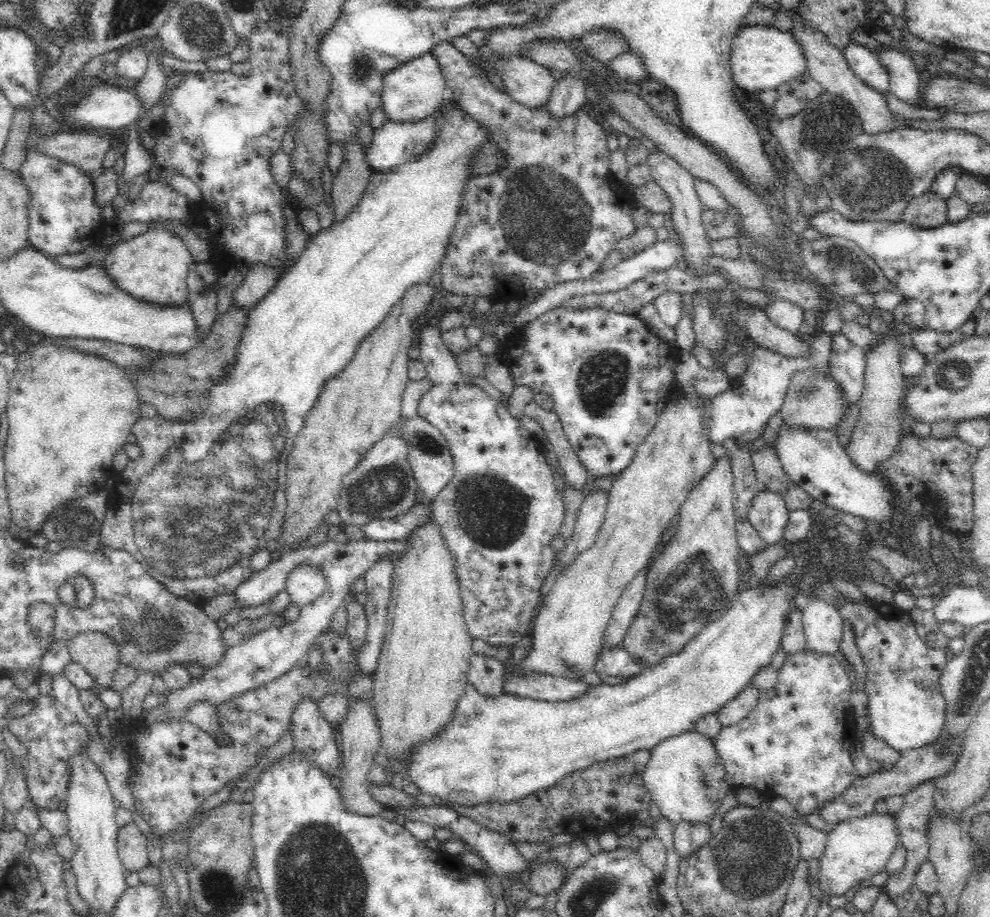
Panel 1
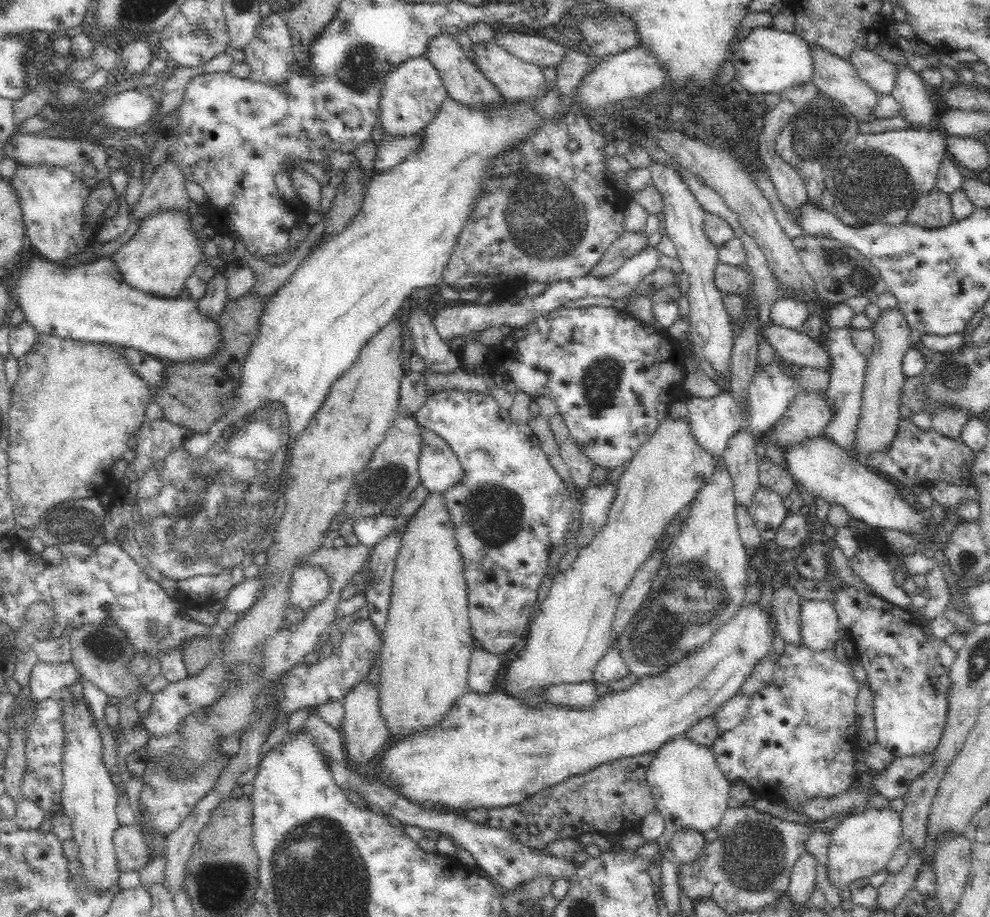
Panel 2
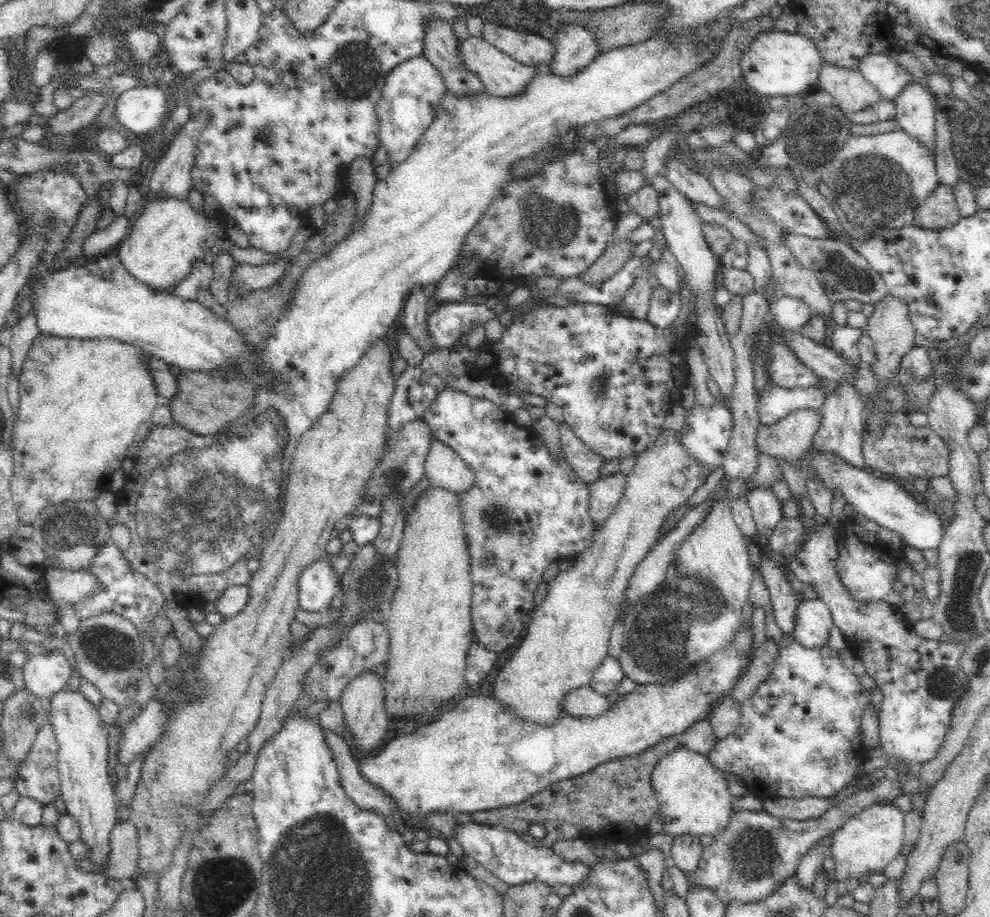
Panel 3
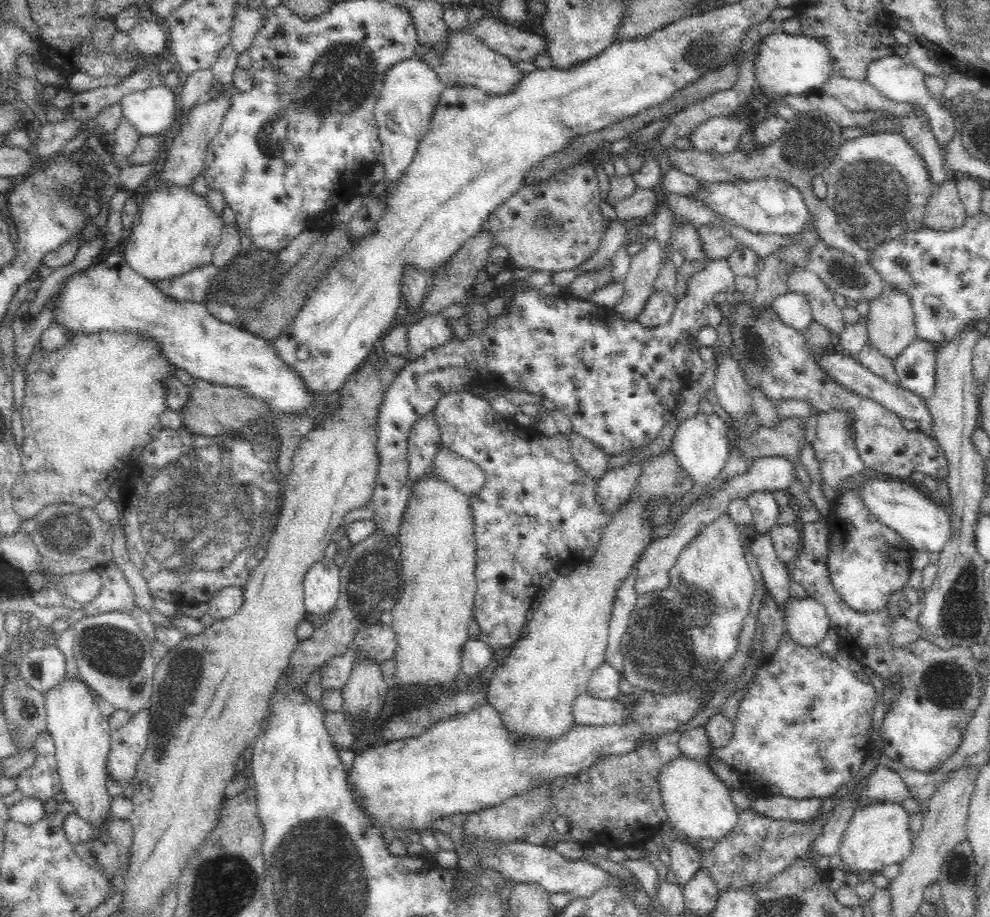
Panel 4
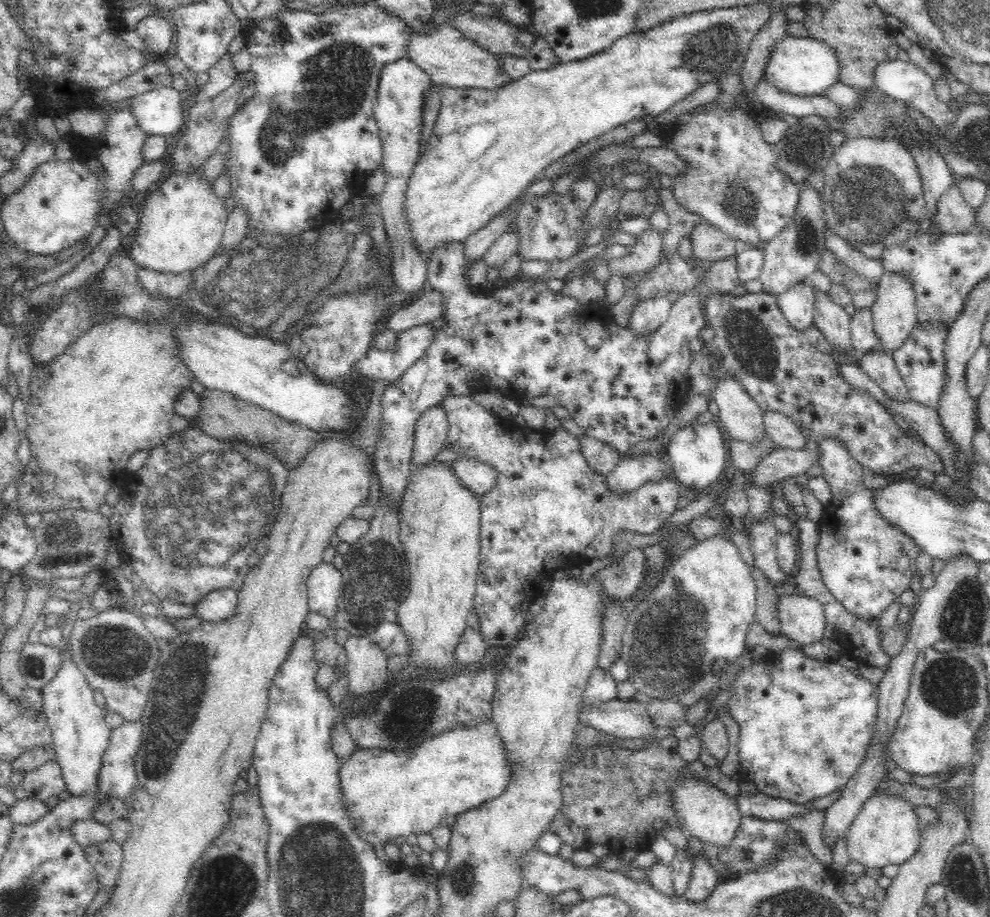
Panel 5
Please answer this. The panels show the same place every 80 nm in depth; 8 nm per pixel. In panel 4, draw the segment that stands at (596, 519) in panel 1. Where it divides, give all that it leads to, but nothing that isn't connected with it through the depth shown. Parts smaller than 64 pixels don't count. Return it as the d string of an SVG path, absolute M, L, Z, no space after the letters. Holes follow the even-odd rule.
M628 462L620 468L610 469L598 479L596 494L599 496L599 503L603 504L603 508L614 510L624 500L627 500L636 488L642 472L644 472L643 462L634 464Z

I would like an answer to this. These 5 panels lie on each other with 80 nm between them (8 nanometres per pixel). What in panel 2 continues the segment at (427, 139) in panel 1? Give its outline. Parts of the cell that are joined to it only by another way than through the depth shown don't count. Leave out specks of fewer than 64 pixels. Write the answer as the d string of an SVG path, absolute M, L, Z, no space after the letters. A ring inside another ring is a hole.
M423 132L410 134L409 137L387 137L385 134L382 146L377 148L374 172L384 173L389 168L400 164L412 152L418 151L423 144Z

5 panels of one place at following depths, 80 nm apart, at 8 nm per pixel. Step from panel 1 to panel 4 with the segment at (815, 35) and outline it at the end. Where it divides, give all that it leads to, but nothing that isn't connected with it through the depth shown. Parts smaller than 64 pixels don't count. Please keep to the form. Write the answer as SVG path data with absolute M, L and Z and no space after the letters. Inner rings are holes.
M832 74L823 84L820 92L838 99L852 112L884 110L901 117L910 110L908 103L899 103L882 96L868 81L850 80L836 74Z

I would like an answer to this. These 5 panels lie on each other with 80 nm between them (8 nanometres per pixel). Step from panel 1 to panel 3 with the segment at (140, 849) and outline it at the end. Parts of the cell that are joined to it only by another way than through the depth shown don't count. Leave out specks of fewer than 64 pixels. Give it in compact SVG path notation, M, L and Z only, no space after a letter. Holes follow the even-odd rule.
M118 820L109 835L110 860L102 870L109 879L132 879L138 870L138 835L128 820Z

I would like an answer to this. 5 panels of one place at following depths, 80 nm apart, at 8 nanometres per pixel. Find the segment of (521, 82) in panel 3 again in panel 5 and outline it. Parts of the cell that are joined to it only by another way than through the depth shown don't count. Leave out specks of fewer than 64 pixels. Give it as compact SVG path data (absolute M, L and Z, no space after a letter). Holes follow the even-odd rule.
M446 23L434 26L426 32L411 31L406 42L404 58L428 73L431 82L436 85L494 90L510 82L510 77L506 75L502 61L497 55L489 53Z

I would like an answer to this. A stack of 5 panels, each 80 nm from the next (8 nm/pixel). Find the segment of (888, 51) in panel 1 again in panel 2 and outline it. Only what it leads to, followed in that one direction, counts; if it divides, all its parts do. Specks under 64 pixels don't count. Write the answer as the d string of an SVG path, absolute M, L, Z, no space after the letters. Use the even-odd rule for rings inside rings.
M897 66L897 81L891 95L900 104L898 112L906 121L908 130L922 130L923 132L934 132L937 130L936 125L932 123L934 120L934 104L930 99L930 89L922 80L922 77L914 73L910 67Z

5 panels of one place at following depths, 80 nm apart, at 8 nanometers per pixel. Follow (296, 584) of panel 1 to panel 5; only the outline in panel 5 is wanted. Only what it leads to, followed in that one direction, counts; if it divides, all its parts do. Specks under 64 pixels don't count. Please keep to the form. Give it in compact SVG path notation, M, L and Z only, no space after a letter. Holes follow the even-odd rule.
M322 561L312 569L307 580L309 612L334 621L337 614L336 601L342 598L343 589L340 570L332 563Z

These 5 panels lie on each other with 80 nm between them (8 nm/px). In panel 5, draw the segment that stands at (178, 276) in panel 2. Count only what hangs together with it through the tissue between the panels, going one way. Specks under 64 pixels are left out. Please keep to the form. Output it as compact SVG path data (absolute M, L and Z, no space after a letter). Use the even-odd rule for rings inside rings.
M203 166L192 172L171 173L144 202L139 227L124 252L137 266L158 272L183 273L208 262L221 246L229 215L224 199L214 193L213 182L203 178Z

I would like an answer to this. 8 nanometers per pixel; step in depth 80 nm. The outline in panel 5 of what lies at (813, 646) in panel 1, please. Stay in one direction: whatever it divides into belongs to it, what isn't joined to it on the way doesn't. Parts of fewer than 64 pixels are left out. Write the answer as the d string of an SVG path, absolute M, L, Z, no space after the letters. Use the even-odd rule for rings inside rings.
M779 592L776 596L780 634L800 646L822 640L825 613L820 601L802 594Z

